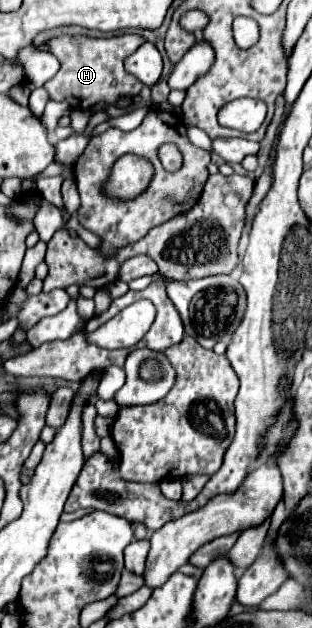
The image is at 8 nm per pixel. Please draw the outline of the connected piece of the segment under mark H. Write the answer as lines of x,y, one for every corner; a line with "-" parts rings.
59,35
49,39
45,45
59,59
61,69
53,79
47,81
45,89
51,99
67,101
71,109
89,111
97,103
115,105
119,99
137,97
141,91
139,79
123,69
123,59
131,55
145,39
139,35
117,35
109,39
91,39
83,35

